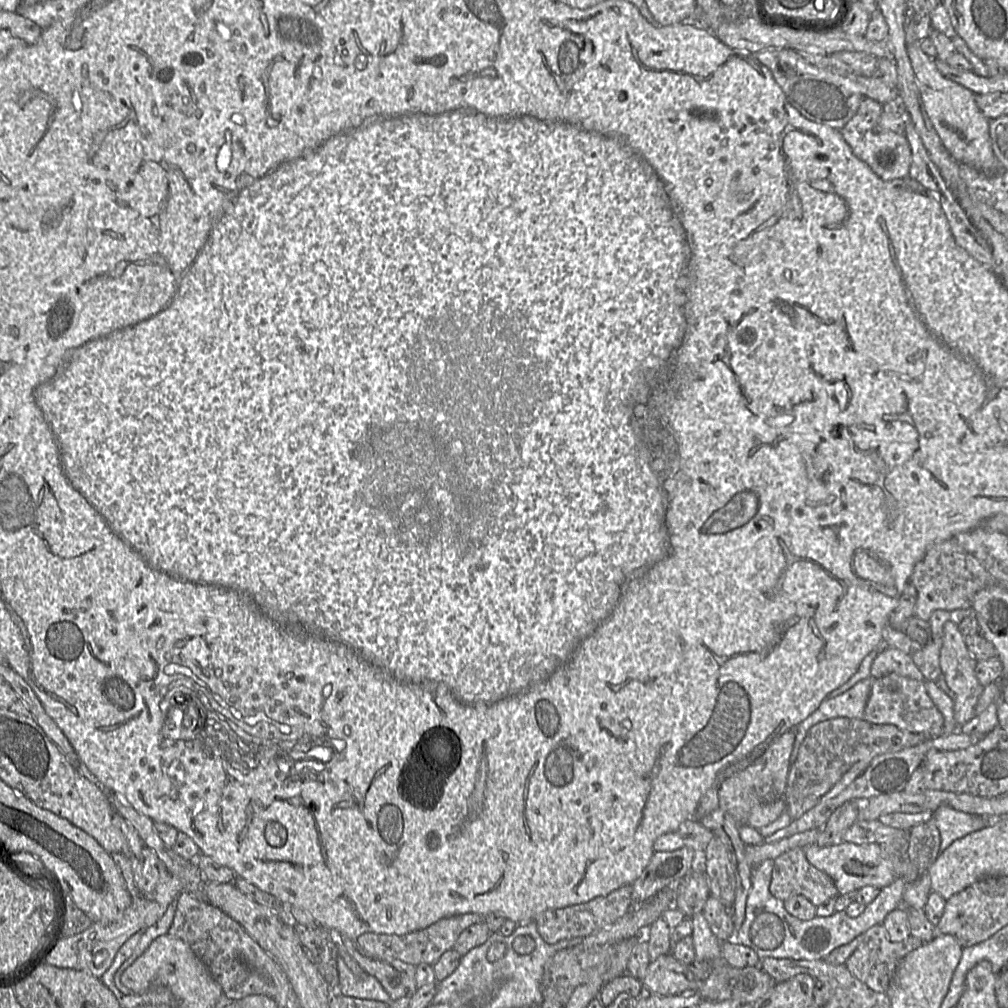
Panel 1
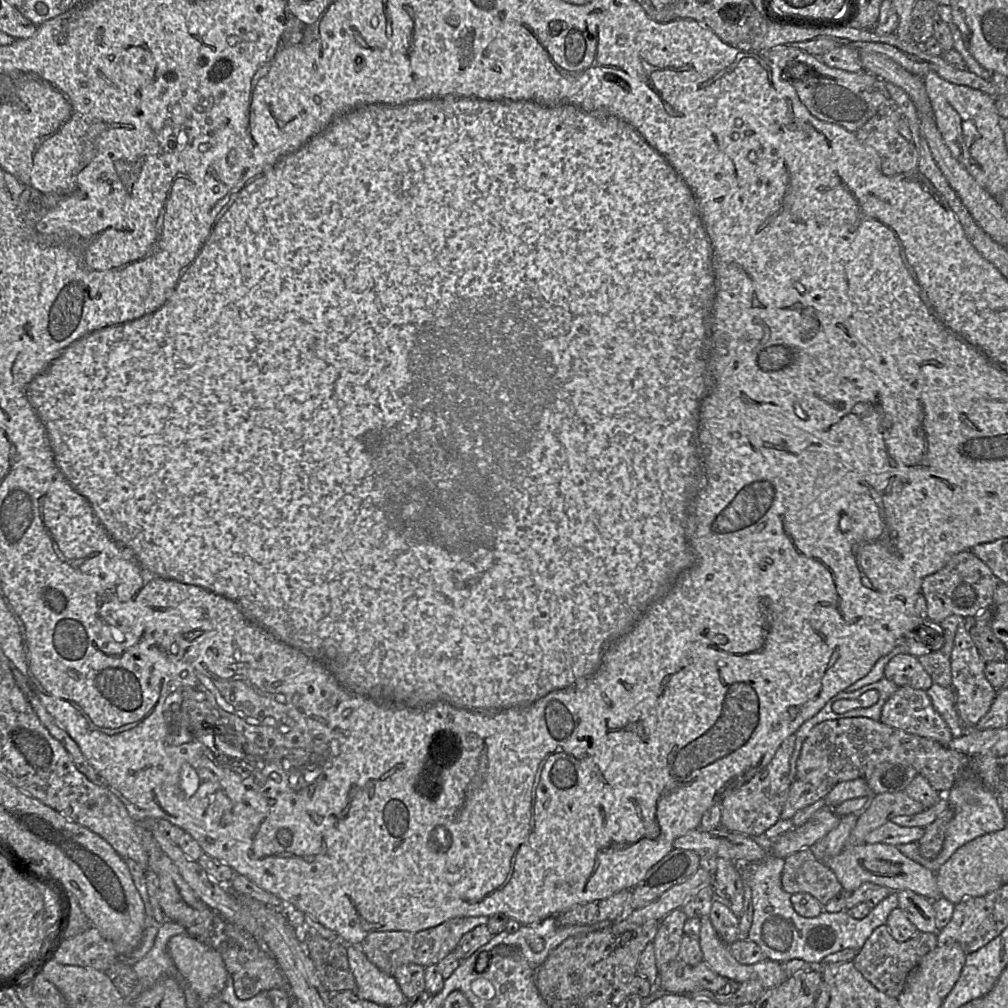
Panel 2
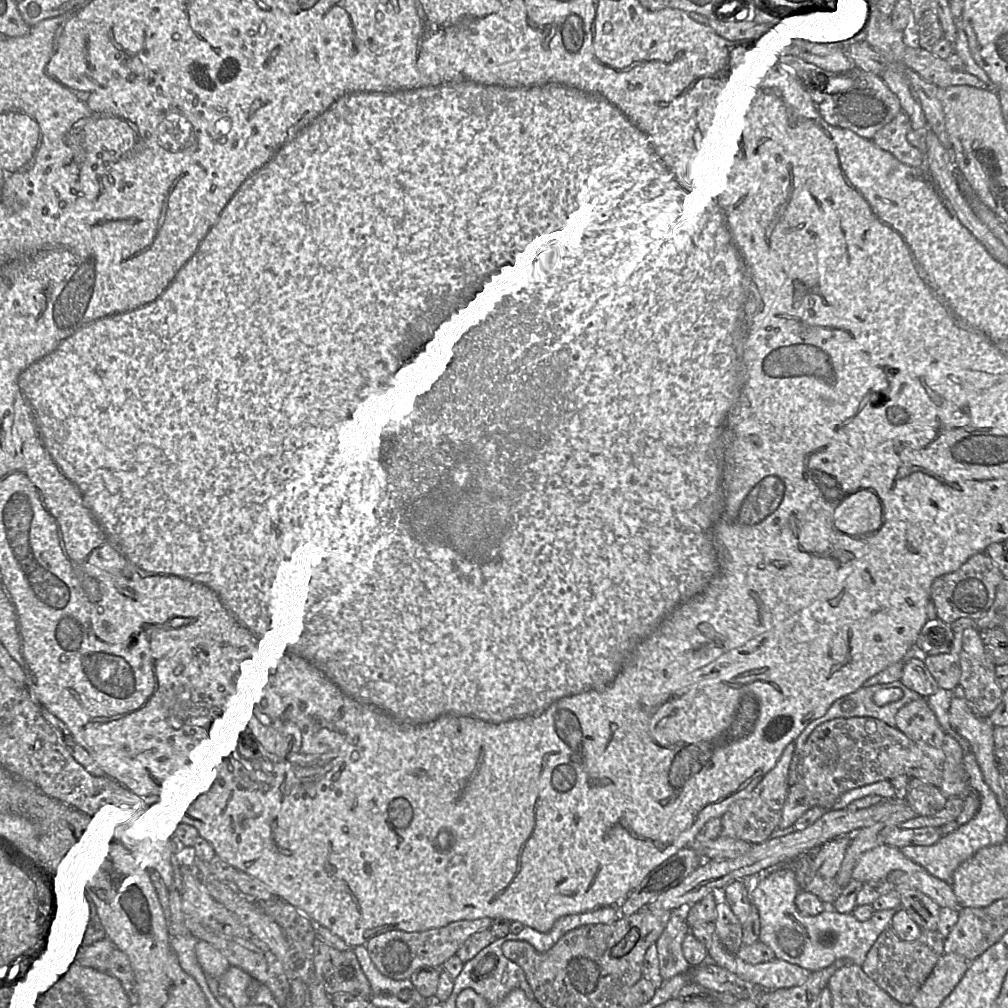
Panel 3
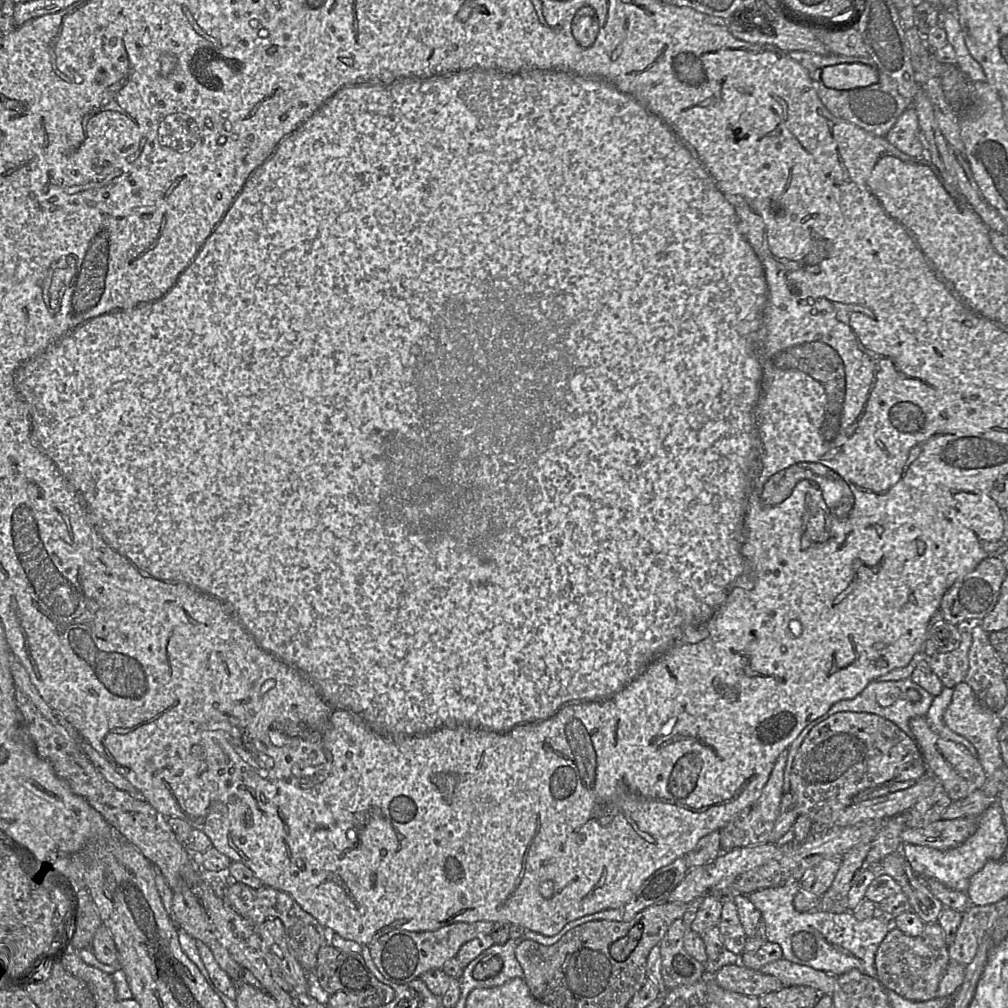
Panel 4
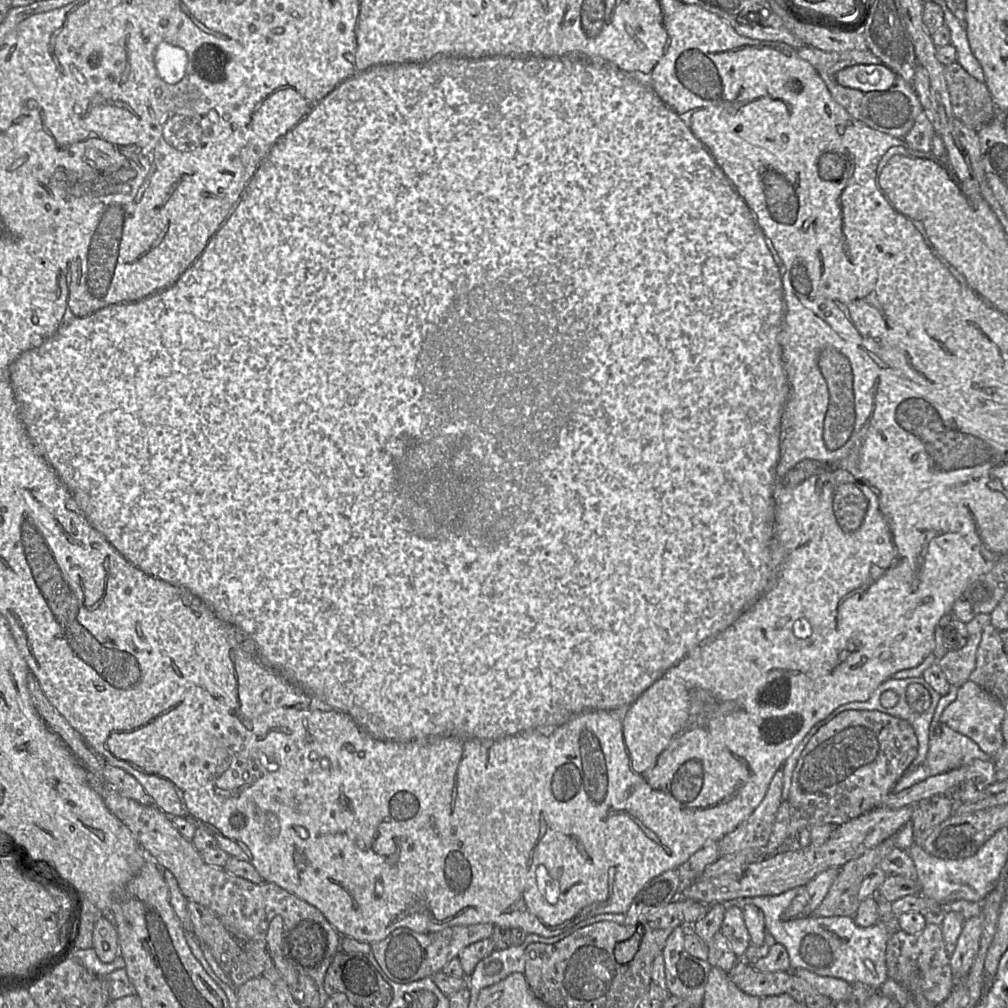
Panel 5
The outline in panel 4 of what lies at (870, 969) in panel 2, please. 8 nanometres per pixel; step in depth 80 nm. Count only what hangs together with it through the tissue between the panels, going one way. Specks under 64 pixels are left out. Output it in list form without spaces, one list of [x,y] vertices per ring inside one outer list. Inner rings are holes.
[[[936,922],[925,924],[918,936],[909,936],[891,927],[875,954],[877,979],[889,990],[913,1001],[936,998],[939,982],[950,962],[941,926]]]

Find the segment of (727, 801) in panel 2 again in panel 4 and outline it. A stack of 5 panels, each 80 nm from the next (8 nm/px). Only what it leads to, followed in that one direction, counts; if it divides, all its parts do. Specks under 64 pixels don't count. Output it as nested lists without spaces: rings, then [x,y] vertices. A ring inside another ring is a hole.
[[[784,749],[778,756],[774,768],[759,798],[745,811],[737,815],[727,825],[719,830],[722,852],[770,842],[771,833],[779,815],[780,803],[784,794],[784,769],[788,758],[788,752],[788,749]]]

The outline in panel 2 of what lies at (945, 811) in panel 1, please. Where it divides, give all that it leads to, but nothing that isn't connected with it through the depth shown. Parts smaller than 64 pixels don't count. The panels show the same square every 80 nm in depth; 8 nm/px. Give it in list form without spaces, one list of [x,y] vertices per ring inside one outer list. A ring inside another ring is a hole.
[[[971,768],[965,771],[954,787],[948,793],[945,793],[944,796],[945,799],[948,799],[949,809],[953,810],[954,816],[949,822],[943,847],[938,856],[933,859],[924,858],[920,853],[917,842],[897,846],[900,852],[907,858],[934,873],[938,871],[958,848],[967,842],[985,834],[1002,830],[1007,825],[1004,811],[996,793],[988,788]]]

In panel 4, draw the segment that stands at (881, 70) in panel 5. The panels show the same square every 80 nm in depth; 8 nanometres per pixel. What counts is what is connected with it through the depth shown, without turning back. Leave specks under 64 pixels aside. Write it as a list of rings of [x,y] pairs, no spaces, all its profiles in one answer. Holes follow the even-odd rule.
[[[839,63],[824,67],[821,71],[823,84],[838,90],[869,86],[878,80],[878,69],[862,63]]]

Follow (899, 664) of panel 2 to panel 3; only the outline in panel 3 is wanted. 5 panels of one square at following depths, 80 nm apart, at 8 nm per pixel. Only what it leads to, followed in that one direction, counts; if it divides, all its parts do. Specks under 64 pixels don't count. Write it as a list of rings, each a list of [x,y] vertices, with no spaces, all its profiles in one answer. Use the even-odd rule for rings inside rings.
[[[927,655],[915,656],[904,663],[900,681],[909,688],[927,698],[938,689],[938,684],[924,663]]]

